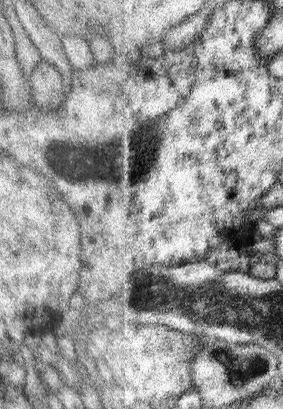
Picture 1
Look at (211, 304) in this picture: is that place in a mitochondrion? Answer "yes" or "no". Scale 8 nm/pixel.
yes

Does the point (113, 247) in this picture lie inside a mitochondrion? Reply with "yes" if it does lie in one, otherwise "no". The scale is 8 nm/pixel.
no

